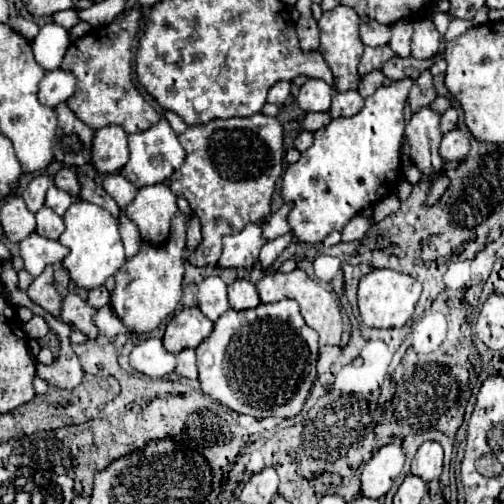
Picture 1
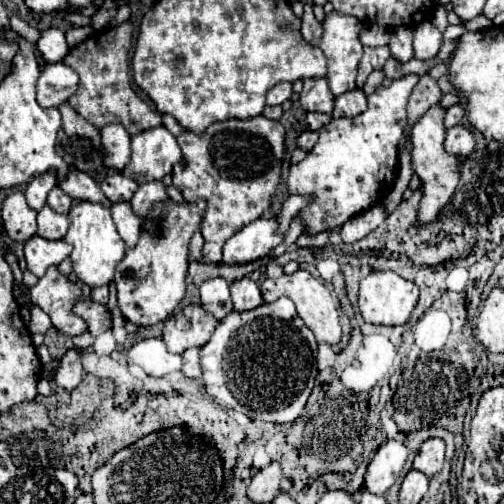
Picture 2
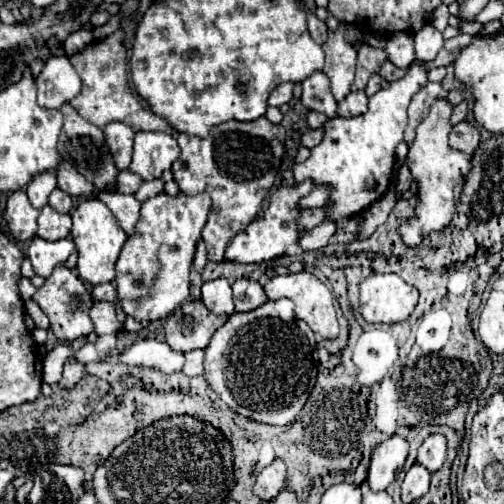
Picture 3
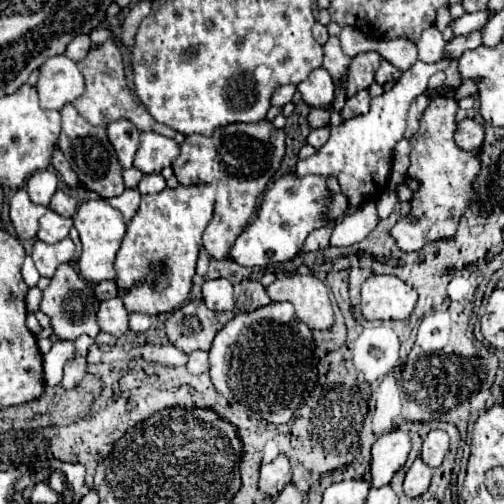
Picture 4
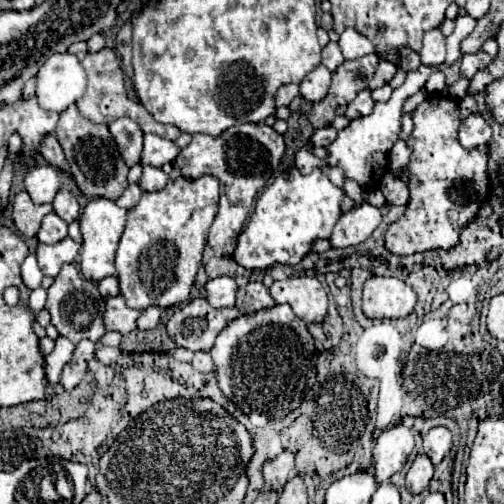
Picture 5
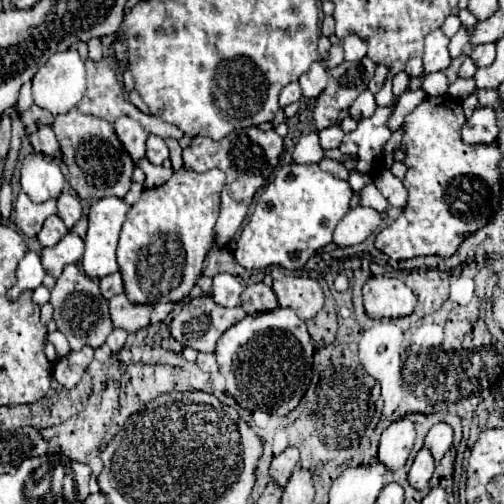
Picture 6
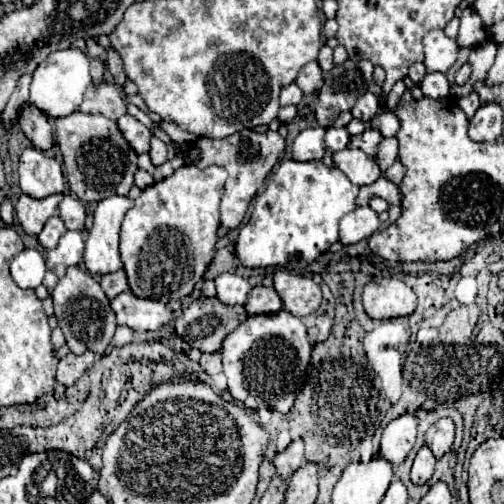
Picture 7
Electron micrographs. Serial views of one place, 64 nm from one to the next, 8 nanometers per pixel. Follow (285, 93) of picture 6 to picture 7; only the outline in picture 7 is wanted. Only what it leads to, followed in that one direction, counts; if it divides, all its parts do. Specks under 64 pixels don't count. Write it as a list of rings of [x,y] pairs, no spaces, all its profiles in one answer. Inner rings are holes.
[[[290,84],[290,86],[282,88],[282,92],[280,92],[280,106],[298,104],[298,100],[302,100],[302,90],[296,84]]]

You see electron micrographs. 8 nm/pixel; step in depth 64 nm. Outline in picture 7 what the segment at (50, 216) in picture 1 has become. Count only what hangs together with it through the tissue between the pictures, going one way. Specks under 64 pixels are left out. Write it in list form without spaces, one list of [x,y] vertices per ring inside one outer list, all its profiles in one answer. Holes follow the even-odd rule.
[[[50,218],[46,224],[44,224],[44,230],[38,234],[38,242],[46,248],[46,250],[50,250],[50,248],[54,248],[56,244],[58,244],[58,240],[60,240],[60,236],[66,232],[66,226],[64,226],[64,222],[60,220],[60,218]]]

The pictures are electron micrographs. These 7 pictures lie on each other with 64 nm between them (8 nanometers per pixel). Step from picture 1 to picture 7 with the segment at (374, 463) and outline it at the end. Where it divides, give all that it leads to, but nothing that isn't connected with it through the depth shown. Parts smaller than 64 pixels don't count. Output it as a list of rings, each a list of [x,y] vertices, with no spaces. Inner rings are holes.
[[[402,414],[400,418],[392,420],[384,428],[382,442],[380,442],[380,454],[392,466],[402,464],[408,452],[412,450],[416,442],[416,424],[418,420],[414,414]]]

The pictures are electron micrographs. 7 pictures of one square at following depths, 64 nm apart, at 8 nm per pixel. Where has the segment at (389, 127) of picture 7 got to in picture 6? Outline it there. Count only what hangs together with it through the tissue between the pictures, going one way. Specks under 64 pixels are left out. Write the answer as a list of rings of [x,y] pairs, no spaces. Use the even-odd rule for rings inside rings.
[[[422,88],[410,90],[410,92],[402,94],[402,96],[400,96],[400,104],[396,106],[396,110],[394,110],[394,114],[392,114],[388,126],[390,126],[392,130],[398,130],[400,124],[402,124],[402,120],[404,120],[404,116],[408,116],[408,112],[412,112],[424,98],[426,98],[426,92],[424,92]]]

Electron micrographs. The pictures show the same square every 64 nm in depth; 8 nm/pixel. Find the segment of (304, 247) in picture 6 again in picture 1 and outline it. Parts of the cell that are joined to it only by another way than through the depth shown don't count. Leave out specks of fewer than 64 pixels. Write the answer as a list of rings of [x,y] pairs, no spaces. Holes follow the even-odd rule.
[[[248,224],[238,234],[224,236],[224,250],[218,260],[220,268],[248,268],[258,260],[260,248],[266,242],[262,238],[264,224]]]

